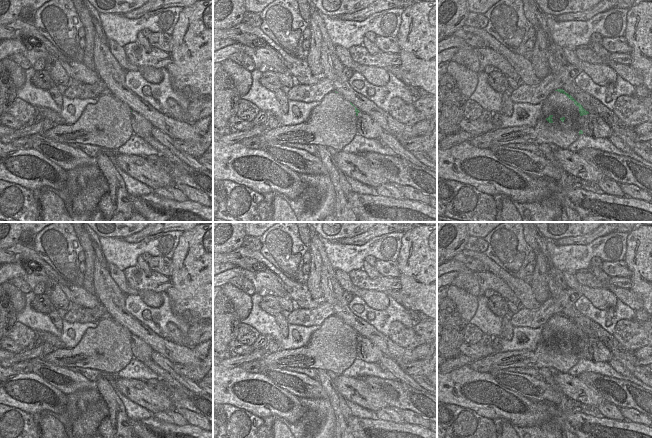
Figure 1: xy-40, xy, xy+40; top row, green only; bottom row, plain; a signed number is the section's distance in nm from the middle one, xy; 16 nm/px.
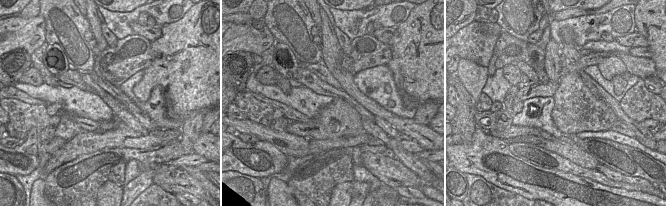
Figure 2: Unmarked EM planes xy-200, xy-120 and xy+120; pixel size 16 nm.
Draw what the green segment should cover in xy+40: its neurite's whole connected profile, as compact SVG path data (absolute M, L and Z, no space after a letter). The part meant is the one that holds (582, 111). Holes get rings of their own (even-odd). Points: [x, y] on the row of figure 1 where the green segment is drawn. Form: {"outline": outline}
{"outline": "M557 89L555 91L565 94L570 100L572 100L574 104L579 107L580 116L589 114L589 112L586 111L580 103L578 103L571 95L566 93L563 89Z"}

